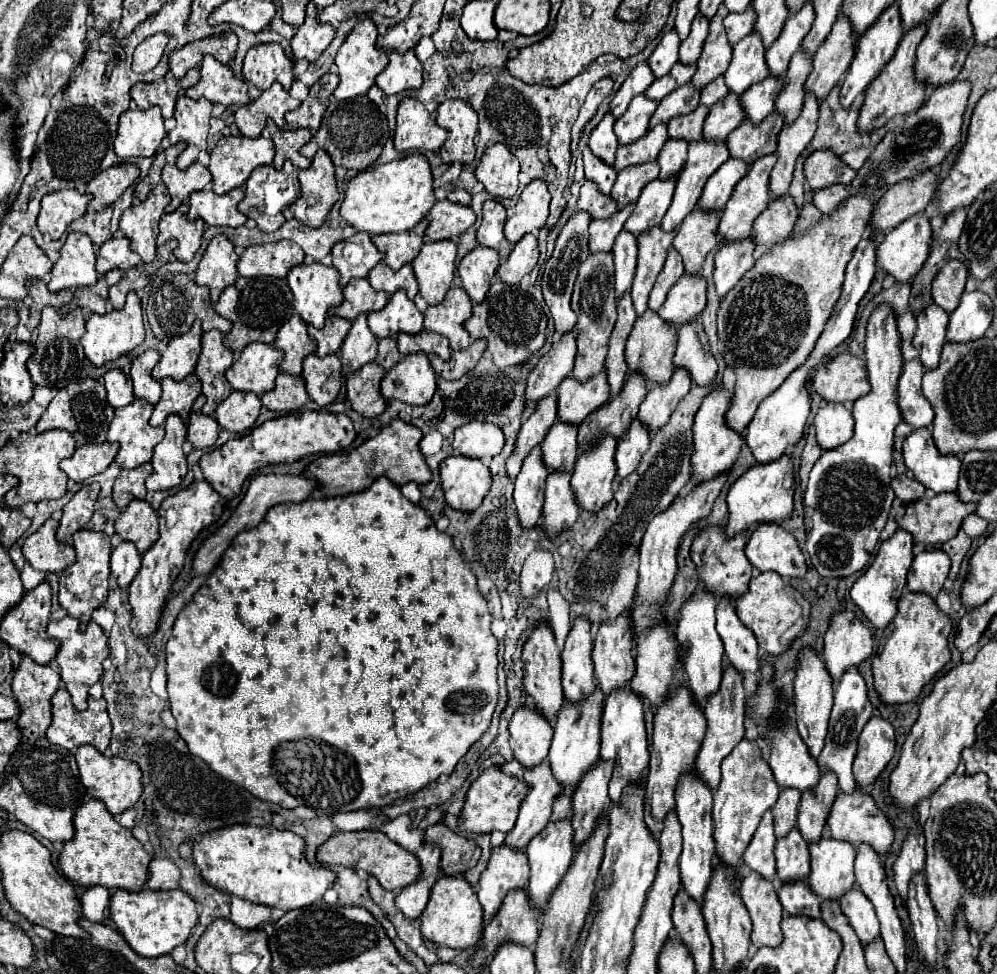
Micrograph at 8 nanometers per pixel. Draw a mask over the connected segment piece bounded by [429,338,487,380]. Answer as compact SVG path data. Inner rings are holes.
M481 338L481 340L473 340L467 350L451 352L449 362L443 362L441 358L437 358L437 354L429 354L429 360L431 360L431 366L437 372L437 376L441 376L445 380L459 380L463 374L467 374L469 370L475 368L475 364L479 362L479 358L483 356L485 350L487 350L487 342L485 342L485 338Z

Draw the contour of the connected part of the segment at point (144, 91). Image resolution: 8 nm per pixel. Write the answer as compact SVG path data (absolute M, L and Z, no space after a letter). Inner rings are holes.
M165 80L137 82L131 88L131 98L141 110L147 110L149 106L159 106L163 110L163 118L171 118L175 112L175 96L169 92Z

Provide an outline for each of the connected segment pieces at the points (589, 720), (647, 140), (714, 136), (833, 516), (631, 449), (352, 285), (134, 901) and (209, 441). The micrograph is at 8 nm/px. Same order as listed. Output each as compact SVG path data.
M597 688L597 694L593 694L593 698L589 698L589 702L585 702L585 706L569 706L569 702L565 702L561 708L561 714L555 722L555 734L553 734L553 742L551 742L551 750L549 750L549 758L547 758L551 764L553 776L563 786L561 794L553 802L551 822L573 818L573 794L577 790L577 784L599 760L601 710L603 710L603 694L599 688Z
M655 126L637 142L627 144L627 146L619 146L617 148L617 160L613 166L615 172L621 172L629 166L637 166L637 164L657 160L657 154L663 148L663 144L667 142L667 138L669 138L667 126Z
M733 92L727 94L725 100L717 102L717 106L709 110L709 116L703 126L703 140L725 142L729 132L733 132L743 122L743 118L745 114L739 106L739 96Z
M881 304L869 318L867 324L867 340L865 340L865 358L867 358L867 380L871 384L871 392L867 396L861 396L853 404L853 420L855 430L849 442L841 444L839 448L827 450L821 454L821 458L815 462L811 474L809 474L809 486L805 492L805 522L807 522L807 552L811 556L813 566L821 576L833 576L833 578L845 578L851 576L869 562L879 532L883 530L891 502L895 498L889 482L891 482L891 464L893 464L893 430L903 420L901 410L897 406L897 382L903 370L901 350L899 350L899 330L897 330L897 318L891 310L891 306Z
M633 420L629 434L617 442L617 452L615 452L615 464L617 464L617 482L633 474L637 470L643 454L649 450L649 432L645 426L641 426L637 420Z
M353 280L343 288L343 304L335 306L329 310L331 316L341 316L347 320L355 320L359 314L363 312L373 312L377 310L375 302L379 292L371 288L371 284L367 280Z
M117 890L109 904L111 920L125 936L129 946L147 958L169 954L175 946L185 944L193 926L197 924L197 906L183 890L141 890L125 892Z
M201 394L191 408L189 426L187 426L187 440L193 444L193 448L211 448L219 436L219 424L213 416L201 414L201 408L205 404L205 396Z

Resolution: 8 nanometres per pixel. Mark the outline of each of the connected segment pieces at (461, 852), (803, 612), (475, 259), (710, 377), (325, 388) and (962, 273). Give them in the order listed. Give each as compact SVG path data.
M435 824L425 830L423 842L437 844L441 848L441 870L445 876L457 876L473 868L481 856L481 848L475 840L455 834L445 824Z
M761 572L757 578L753 578L749 582L749 594L745 594L745 598L739 598L735 602L735 608L739 620L757 636L759 646L773 656L783 654L791 646L791 642L803 634L811 610L803 594L787 582L783 582L783 578L777 572Z
M477 246L471 250L461 262L459 262L459 278L463 282L465 292L473 300L473 304L479 304L485 300L485 294L491 286L491 278L495 276L499 268L499 254L493 248Z
M691 322L677 332L675 368L685 368L697 386L711 386L717 380L717 362L709 352L709 342L701 322Z
M311 354L303 360L303 378L307 382L309 398L319 406L331 404L341 388L341 360L339 354L329 354L319 358Z
M949 260L933 280L933 300L947 314L959 306L959 298L965 292L967 266L961 260Z

